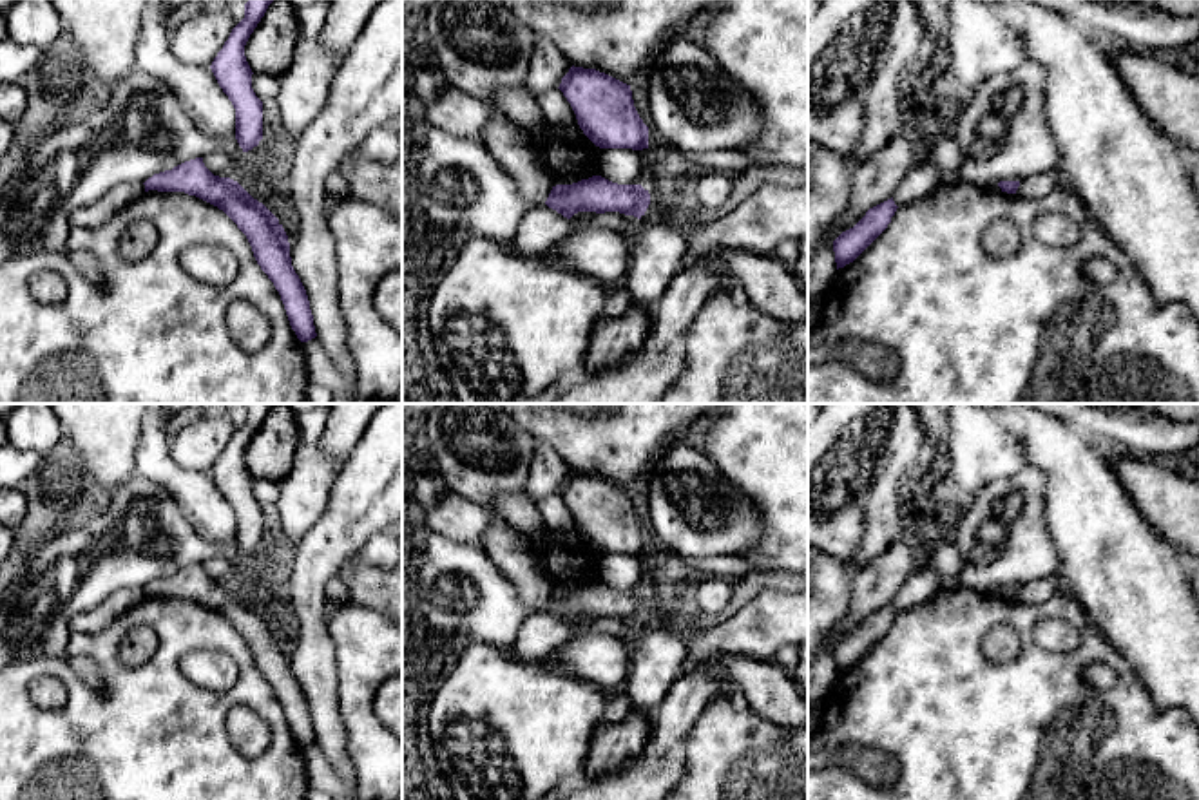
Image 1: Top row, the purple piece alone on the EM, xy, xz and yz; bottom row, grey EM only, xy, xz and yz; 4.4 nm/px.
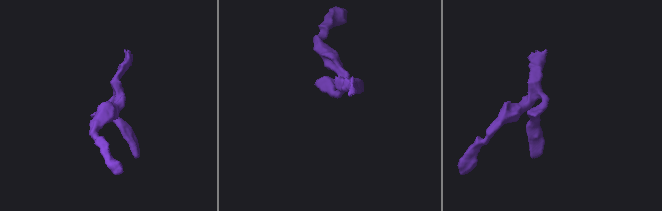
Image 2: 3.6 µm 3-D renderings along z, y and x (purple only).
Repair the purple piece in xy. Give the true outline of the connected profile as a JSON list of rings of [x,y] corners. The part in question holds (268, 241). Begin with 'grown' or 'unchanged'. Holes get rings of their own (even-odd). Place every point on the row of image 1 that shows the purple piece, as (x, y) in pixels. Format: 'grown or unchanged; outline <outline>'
grown; outline [[[203,157],[154,174],[145,183],[125,183],[96,203],[71,214],[76,228],[100,228],[143,192],[185,192],[223,210],[246,235],[261,270],[281,295],[292,329],[301,342],[317,337],[306,290],[292,266],[288,235],[279,219],[237,181],[214,176]]]

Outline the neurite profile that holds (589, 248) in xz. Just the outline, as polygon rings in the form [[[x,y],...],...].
[[[578,212],[572,230],[547,252],[547,259],[596,279],[601,286],[627,275],[630,239],[594,223],[596,212]]]

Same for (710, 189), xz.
[[[715,170],[694,172],[690,197],[703,208],[723,206],[734,190],[734,176]]]

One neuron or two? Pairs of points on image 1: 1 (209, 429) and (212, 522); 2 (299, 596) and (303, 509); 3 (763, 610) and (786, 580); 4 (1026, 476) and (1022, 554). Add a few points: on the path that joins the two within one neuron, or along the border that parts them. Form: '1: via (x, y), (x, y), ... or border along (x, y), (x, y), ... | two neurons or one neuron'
1: border along (172, 447), (172, 457), (182, 466), (209, 473) | two neurons
2: border along (326, 504), (319, 520), (297, 545) | two neurons
3: border along (788, 590), (763, 589), (739, 610) | two neurons
4: via (1027, 496), (1027, 534) | one neuron

